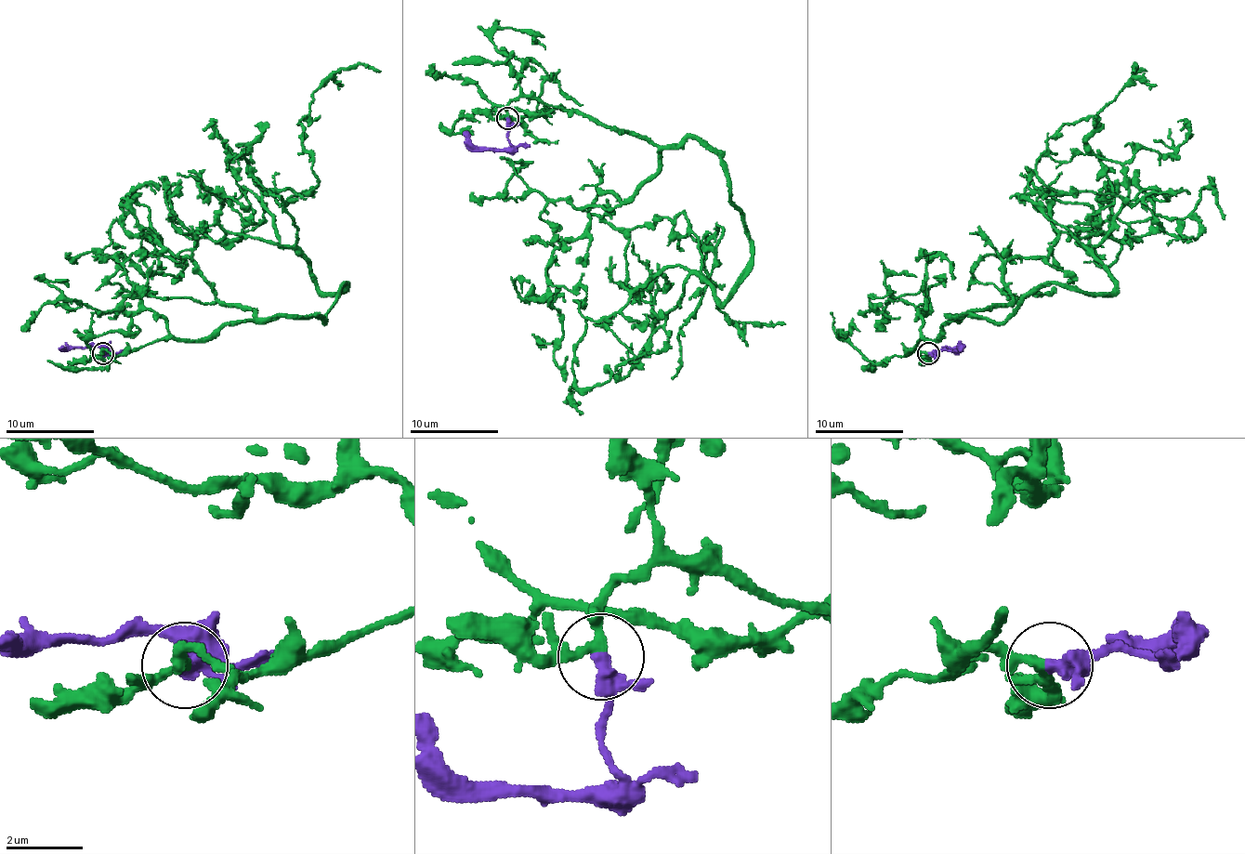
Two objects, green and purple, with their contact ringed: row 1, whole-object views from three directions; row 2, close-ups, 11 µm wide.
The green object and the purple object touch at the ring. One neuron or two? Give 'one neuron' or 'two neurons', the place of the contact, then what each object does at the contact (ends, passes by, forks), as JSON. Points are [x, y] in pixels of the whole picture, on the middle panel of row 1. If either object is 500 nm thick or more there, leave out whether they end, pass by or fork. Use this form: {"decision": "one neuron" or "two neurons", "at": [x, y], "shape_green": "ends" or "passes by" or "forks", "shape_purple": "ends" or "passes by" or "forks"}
{"decision": "one neuron", "at": [507, 118], "shape_green": "passes by", "shape_purple": "passes by"}

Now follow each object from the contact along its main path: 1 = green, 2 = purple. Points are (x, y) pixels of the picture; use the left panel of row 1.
1: (102, 352), (323, 321), (346, 284), (320, 288), (268, 193), (317, 184), (299, 124), (312, 94), (381, 72)
2: (102, 352), (102, 346), (60, 346)

